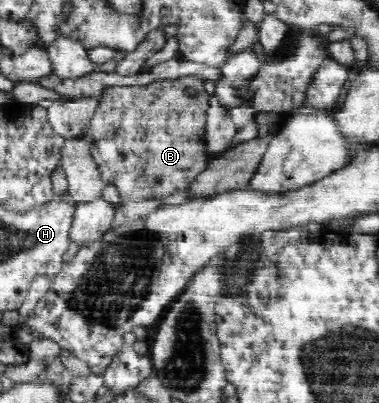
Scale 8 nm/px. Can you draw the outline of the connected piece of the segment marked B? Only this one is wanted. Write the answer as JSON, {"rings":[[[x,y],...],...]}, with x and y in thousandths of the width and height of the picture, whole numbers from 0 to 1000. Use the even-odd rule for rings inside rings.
{"rings":[[[491,186],[470,191],[464,196],[427,196],[409,199],[401,206],[385,208],[311,208],[285,206],[274,216],[259,221],[259,238],[253,238],[259,253],[259,275],[243,288],[235,300],[224,330],[216,340],[237,357],[240,382],[253,400],[253,407],[266,419],[274,459],[301,459],[311,484],[317,486],[319,504],[338,504],[338,499],[391,499],[391,494],[427,494],[427,489],[443,489],[464,479],[464,474],[485,474],[496,467],[496,459],[507,454],[507,444],[525,429],[533,429],[551,409],[546,392],[546,285],[554,266],[554,218],[551,208],[544,208],[528,189]],[[493,213],[509,213],[517,231],[509,238],[499,238],[485,231],[485,221]]]}

